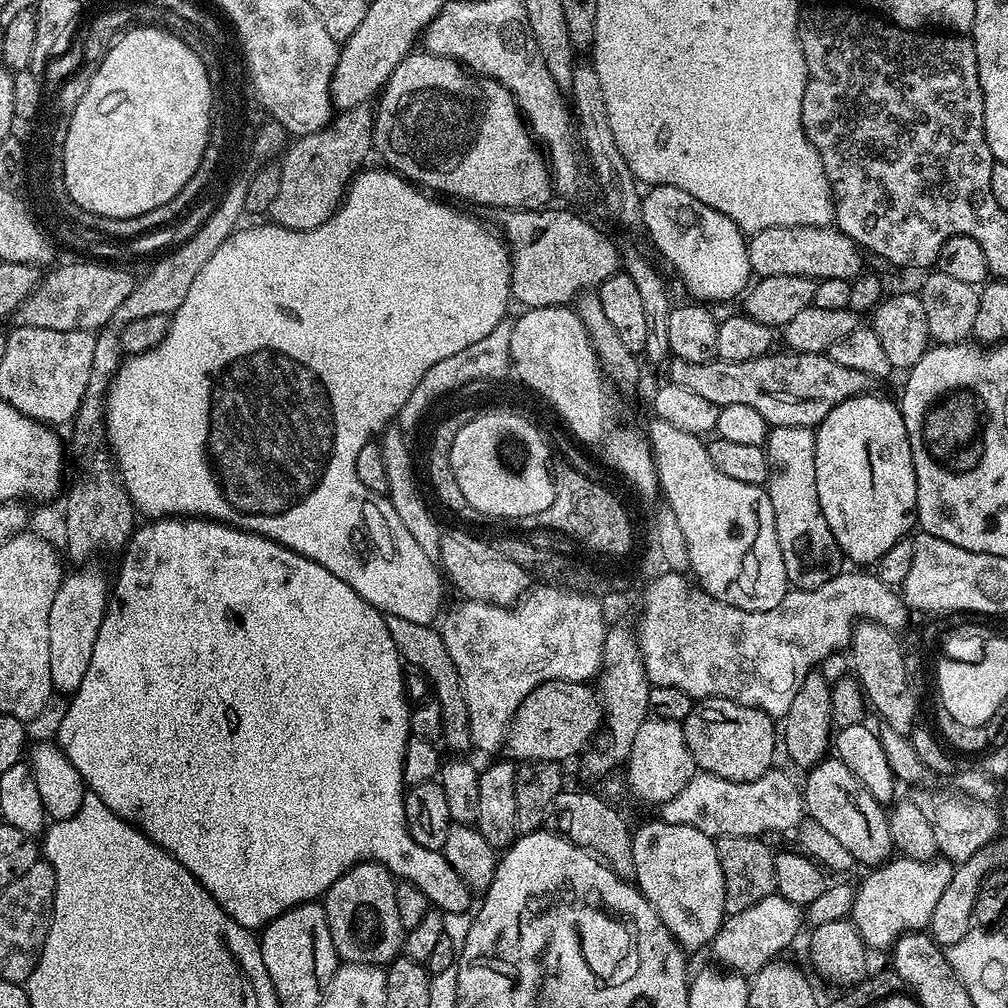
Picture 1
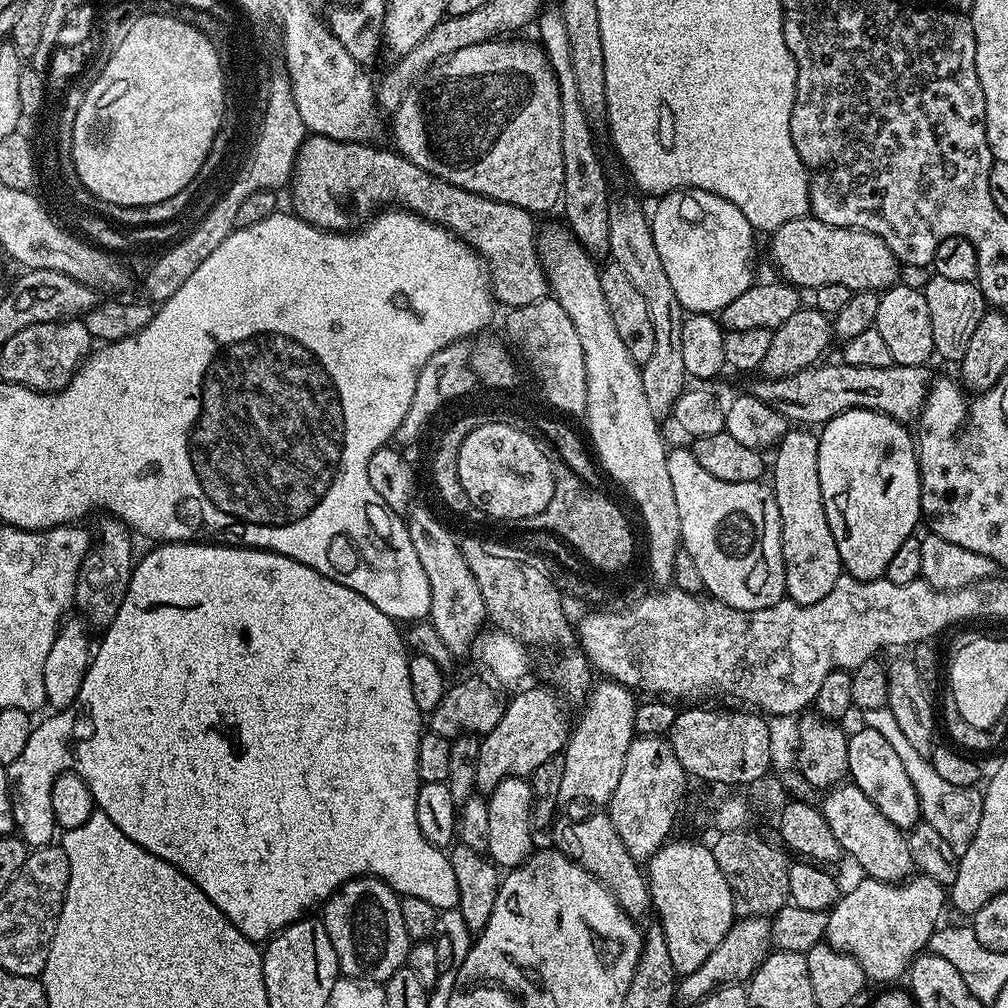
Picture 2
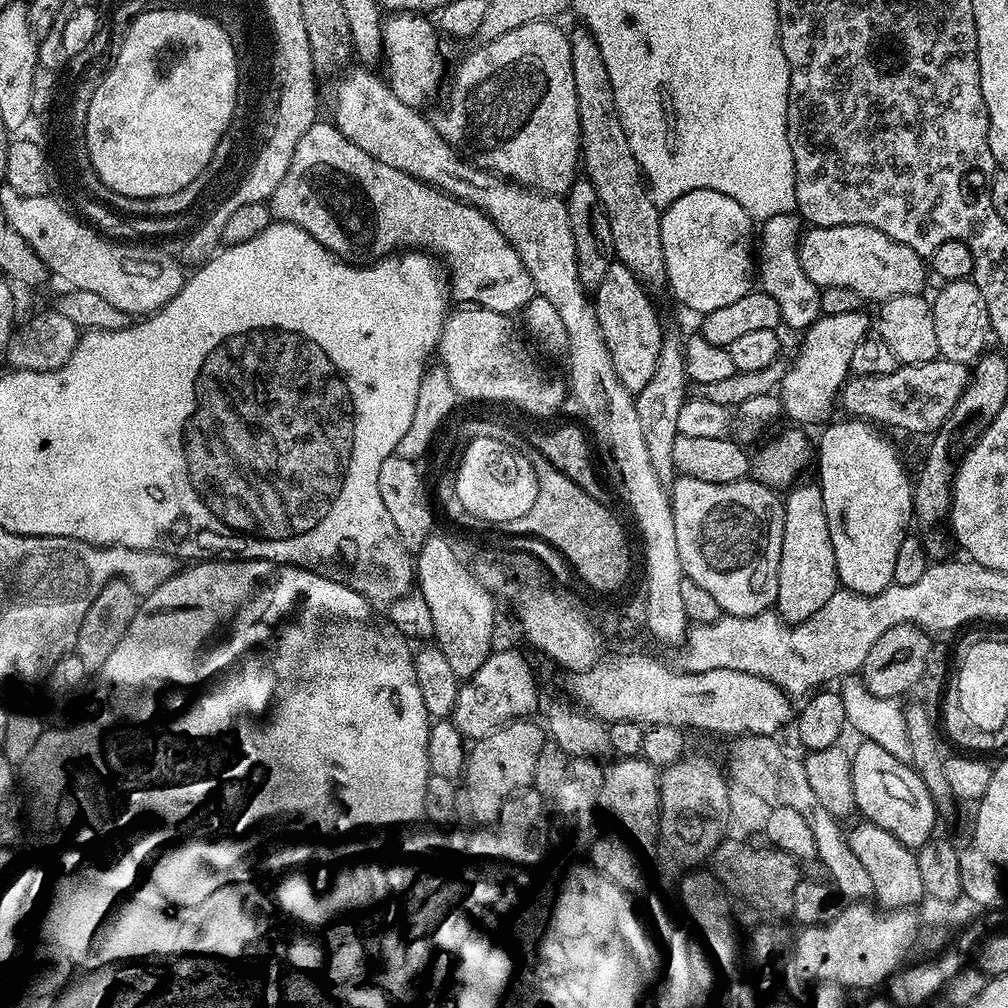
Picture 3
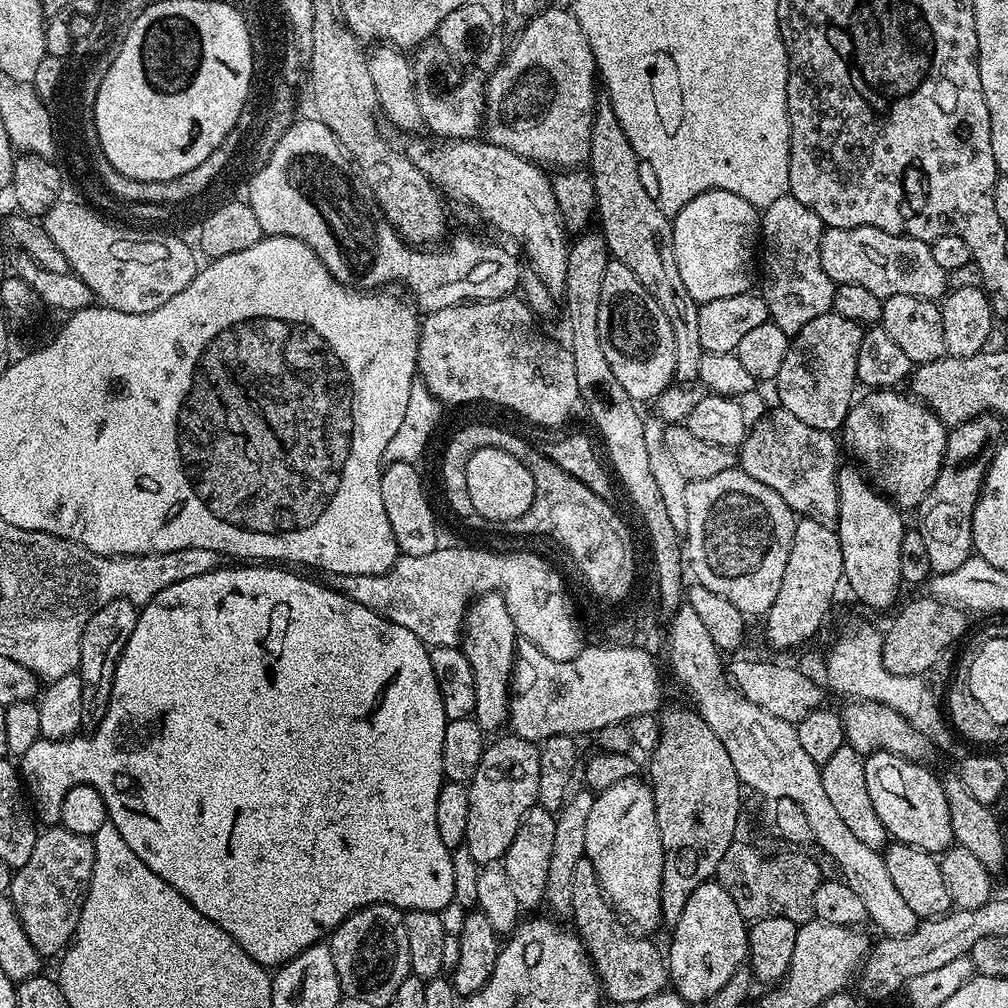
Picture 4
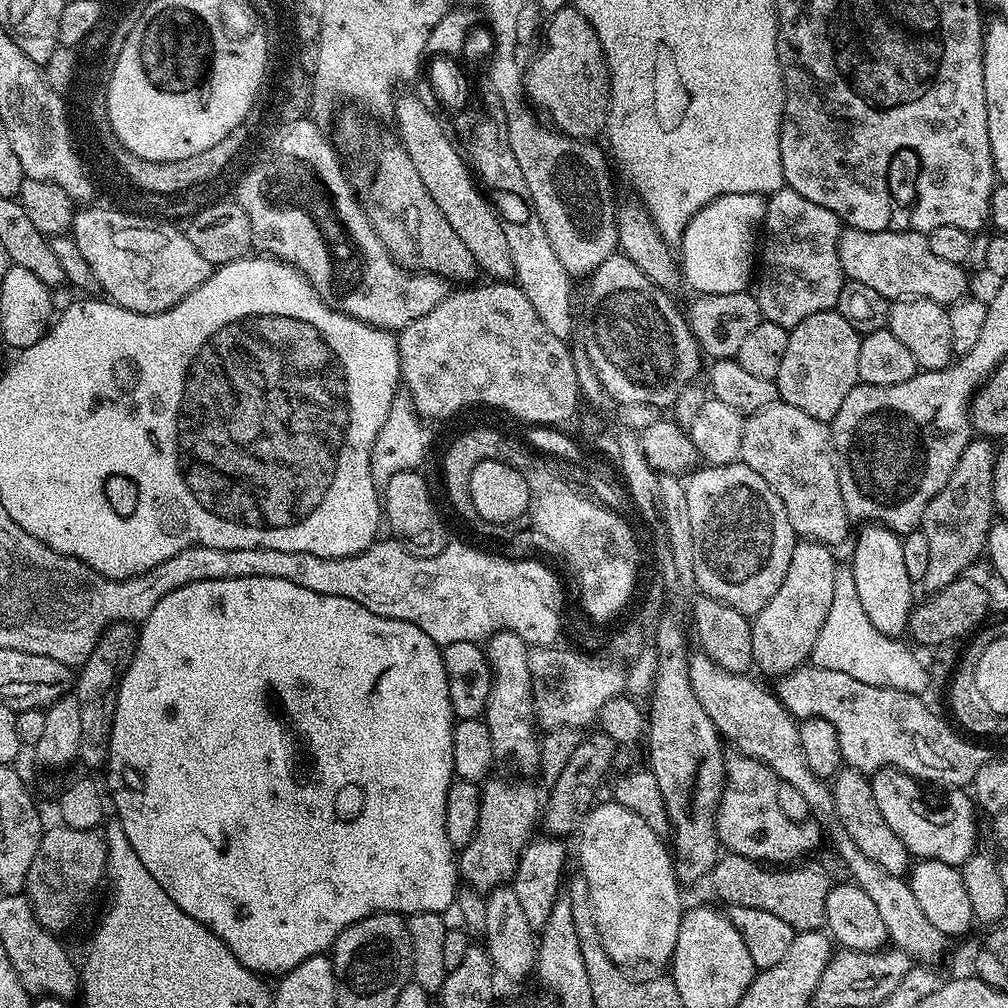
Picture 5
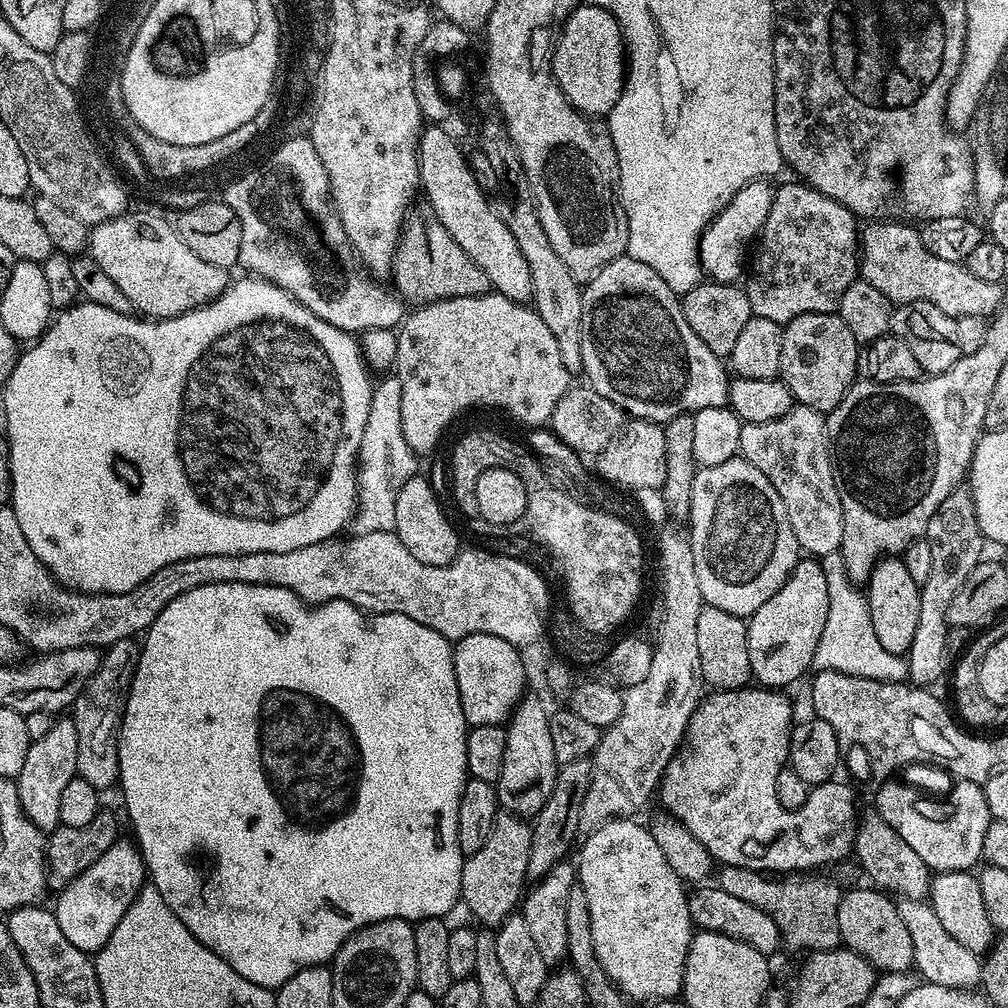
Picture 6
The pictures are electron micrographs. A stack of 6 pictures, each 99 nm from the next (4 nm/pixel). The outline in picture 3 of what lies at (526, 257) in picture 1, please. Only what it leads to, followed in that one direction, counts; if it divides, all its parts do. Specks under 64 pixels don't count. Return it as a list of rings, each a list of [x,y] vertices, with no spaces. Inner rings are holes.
[[[331,122],[312,124],[302,134],[298,144],[294,146],[293,158],[294,168],[289,168],[292,174],[288,176],[288,180],[286,180],[286,174],[283,175],[282,182],[278,182],[278,188],[272,194],[270,201],[272,215],[277,221],[293,224],[306,230],[306,234],[310,234],[310,238],[314,238],[335,256],[340,257],[346,252],[348,242],[344,240],[342,232],[334,226],[332,218],[322,208],[322,204],[316,200],[312,190],[306,188],[306,184],[302,182],[302,170],[312,166],[314,162],[326,162],[326,164],[342,168],[350,174],[356,174],[360,178],[360,182],[364,184],[358,188],[362,190],[362,200],[366,200],[366,224],[370,224],[370,228],[372,228],[372,232],[366,232],[368,262],[370,262],[370,254],[376,248],[376,244],[380,244],[384,240],[384,248],[389,254],[395,253],[397,250],[427,250],[431,255],[443,261],[446,265],[447,275],[450,277],[451,295],[455,299],[457,296],[460,302],[471,302],[482,308],[516,314],[532,301],[533,296],[537,295],[536,287],[526,266],[522,266],[522,258],[518,258],[518,250],[514,250],[514,246],[504,237],[502,230],[482,209],[467,204],[464,200],[454,198],[449,192],[443,192],[442,189],[422,182],[402,170],[394,170],[394,166],[386,166],[386,162],[378,162],[378,158],[370,158],[370,154],[366,154],[366,150],[358,150],[358,146],[354,146],[354,142],[350,142],[350,138],[343,136],[336,129],[335,124]]]

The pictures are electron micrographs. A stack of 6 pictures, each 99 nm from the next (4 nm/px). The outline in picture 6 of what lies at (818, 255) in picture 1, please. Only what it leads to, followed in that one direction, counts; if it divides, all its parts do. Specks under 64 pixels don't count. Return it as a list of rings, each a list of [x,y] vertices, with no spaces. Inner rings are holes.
[[[872,222],[865,228],[868,229],[863,229],[860,238],[859,275],[866,282],[870,282],[870,286],[882,290],[882,294],[886,294],[886,298],[892,301],[893,305],[899,306],[921,300],[922,302],[934,302],[934,306],[938,306],[938,310],[942,310],[942,314],[950,314],[954,317],[978,314],[985,318],[991,317],[992,313],[1001,307],[1003,300],[1000,299],[1003,298],[1004,292],[1000,284],[980,288],[980,286],[984,286],[984,280],[970,274],[970,270],[963,263],[946,262],[942,258],[930,254],[930,250],[926,250],[926,246],[922,246],[919,231],[911,223]]]

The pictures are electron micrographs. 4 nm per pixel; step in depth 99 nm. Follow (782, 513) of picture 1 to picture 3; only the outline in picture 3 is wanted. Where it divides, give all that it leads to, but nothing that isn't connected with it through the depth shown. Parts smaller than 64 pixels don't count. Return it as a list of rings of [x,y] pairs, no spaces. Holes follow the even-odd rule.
[[[797,483],[787,489],[784,501],[784,549],[778,574],[778,598],[774,608],[785,621],[810,618],[841,587],[838,562],[832,541],[830,511],[822,498],[819,483]]]

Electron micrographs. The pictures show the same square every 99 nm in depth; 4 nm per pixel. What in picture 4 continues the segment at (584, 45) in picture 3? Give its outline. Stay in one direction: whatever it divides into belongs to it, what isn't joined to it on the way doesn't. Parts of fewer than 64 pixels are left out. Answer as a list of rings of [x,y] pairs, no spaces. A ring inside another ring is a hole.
[[[604,98],[597,99],[596,110],[592,114],[587,167],[596,190],[598,228],[608,243],[611,259],[622,262],[631,270],[634,278],[638,278],[638,282],[642,282],[644,289],[652,295],[654,302],[662,306],[662,314],[666,314],[666,319],[670,321],[670,330],[674,330],[672,366],[675,383],[697,383],[705,353],[702,342],[698,342],[700,305],[690,298],[678,271],[669,213],[660,209],[659,199],[650,188],[648,193],[644,176],[640,173],[642,161],[634,146],[630,146],[630,138],[626,138],[626,130],[622,130],[618,114],[614,114],[614,106]]]

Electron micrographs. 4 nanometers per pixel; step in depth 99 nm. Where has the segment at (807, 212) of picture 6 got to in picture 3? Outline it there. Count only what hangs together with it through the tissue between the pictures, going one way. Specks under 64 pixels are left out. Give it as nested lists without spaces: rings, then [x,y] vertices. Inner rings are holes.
[[[795,211],[778,214],[763,221],[758,228],[758,284],[780,304],[783,327],[806,330],[821,316],[820,294],[822,289],[806,276],[800,261],[802,220]]]

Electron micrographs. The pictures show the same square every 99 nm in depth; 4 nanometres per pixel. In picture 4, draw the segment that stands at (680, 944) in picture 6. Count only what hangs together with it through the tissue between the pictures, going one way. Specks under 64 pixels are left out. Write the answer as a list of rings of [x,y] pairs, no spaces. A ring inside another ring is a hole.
[[[617,780],[609,783],[596,796],[594,806],[590,806],[590,818],[586,818],[584,855],[594,866],[609,904],[633,929],[652,934],[648,932],[662,924],[664,851],[654,814],[652,790],[641,780]]]

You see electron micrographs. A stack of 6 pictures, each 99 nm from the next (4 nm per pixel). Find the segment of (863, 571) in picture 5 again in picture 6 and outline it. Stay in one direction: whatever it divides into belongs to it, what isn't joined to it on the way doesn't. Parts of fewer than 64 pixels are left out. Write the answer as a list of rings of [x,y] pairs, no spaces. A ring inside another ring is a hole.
[[[903,559],[877,560],[866,581],[866,595],[870,622],[874,622],[874,634],[878,634],[878,642],[882,642],[882,647],[890,650],[890,654],[904,656],[914,642],[914,630],[918,630],[920,585],[914,582],[914,578],[910,578]]]

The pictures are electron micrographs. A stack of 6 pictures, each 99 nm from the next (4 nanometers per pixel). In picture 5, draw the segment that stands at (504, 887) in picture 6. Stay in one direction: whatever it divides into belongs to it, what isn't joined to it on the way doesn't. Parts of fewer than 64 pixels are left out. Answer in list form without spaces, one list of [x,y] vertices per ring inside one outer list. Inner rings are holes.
[[[489,778],[483,781],[478,806],[478,828],[474,830],[474,838],[470,838],[468,845],[458,852],[458,872],[463,883],[481,894],[487,894],[493,888],[511,881],[512,875],[516,873],[518,858],[528,841],[533,839],[542,816],[542,800],[536,797],[536,788],[532,782],[524,778],[511,779]]]

